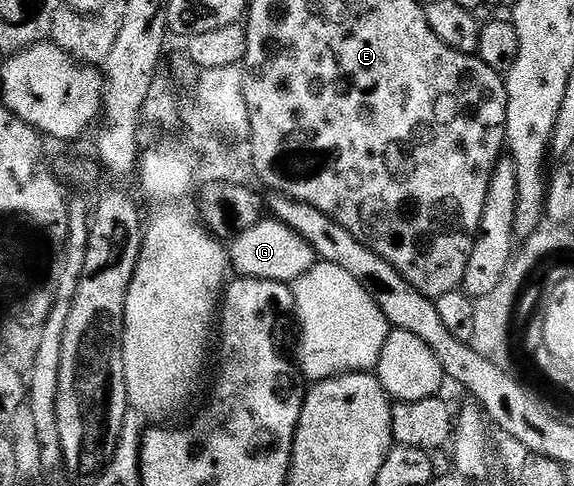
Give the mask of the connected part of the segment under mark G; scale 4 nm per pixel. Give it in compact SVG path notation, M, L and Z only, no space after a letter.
M265 218L257 226L238 233L234 240L235 245L232 243L229 248L232 267L240 277L248 280L268 280L291 286L309 274L317 263L313 246L297 230L274 218Z

